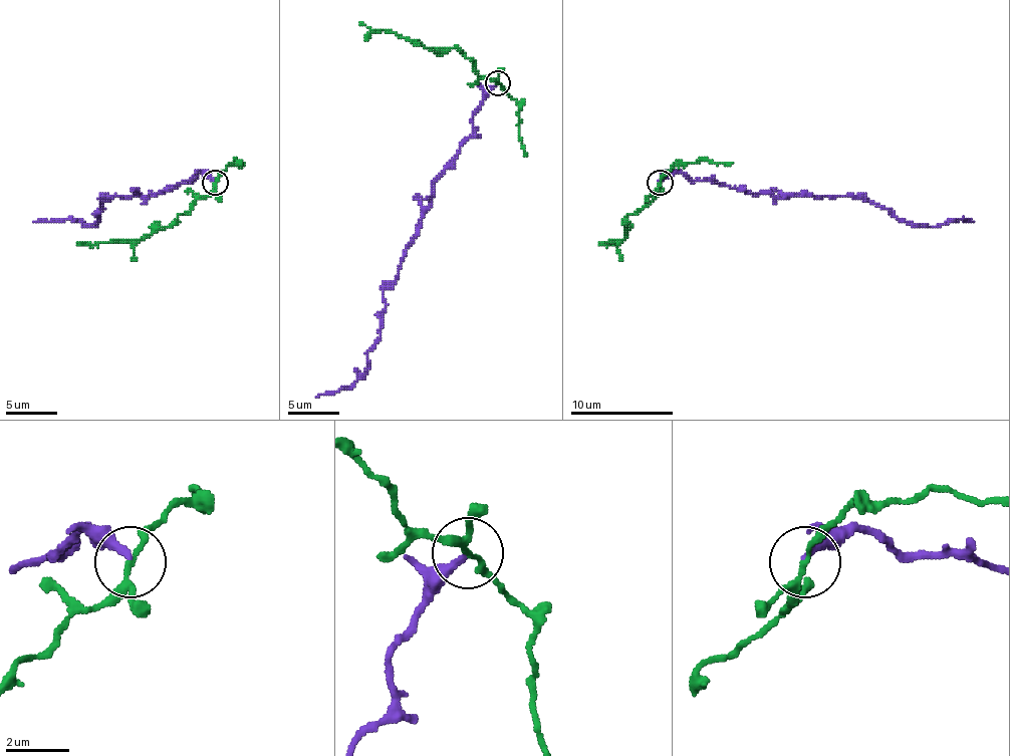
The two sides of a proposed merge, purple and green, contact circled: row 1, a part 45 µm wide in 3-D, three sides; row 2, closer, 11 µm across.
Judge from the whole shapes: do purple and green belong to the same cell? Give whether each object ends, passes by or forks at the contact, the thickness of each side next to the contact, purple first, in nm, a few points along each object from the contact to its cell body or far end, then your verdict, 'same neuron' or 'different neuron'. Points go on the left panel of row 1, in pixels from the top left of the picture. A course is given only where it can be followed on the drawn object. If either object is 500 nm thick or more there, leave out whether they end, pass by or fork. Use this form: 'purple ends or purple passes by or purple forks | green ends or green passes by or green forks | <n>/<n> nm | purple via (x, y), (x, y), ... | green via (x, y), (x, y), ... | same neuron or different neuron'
purple ends | green forks | 220/140 nm | purple via (216, 183), (200, 173), (147, 199), (105, 196), (97, 222), (84, 227), (66, 219), (33, 222) | green via (216, 183), (167, 227), (157, 227), (136, 240), (87, 245), (77, 242) | different neuron

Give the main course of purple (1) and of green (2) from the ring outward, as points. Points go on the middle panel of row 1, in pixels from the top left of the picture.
1: (498, 83), (434, 184), (419, 235), (383, 291), (367, 368), (316, 397)
2: (498, 83), (483, 78), (460, 50), (419, 45), (393, 32), (369, 30), (359, 22)

